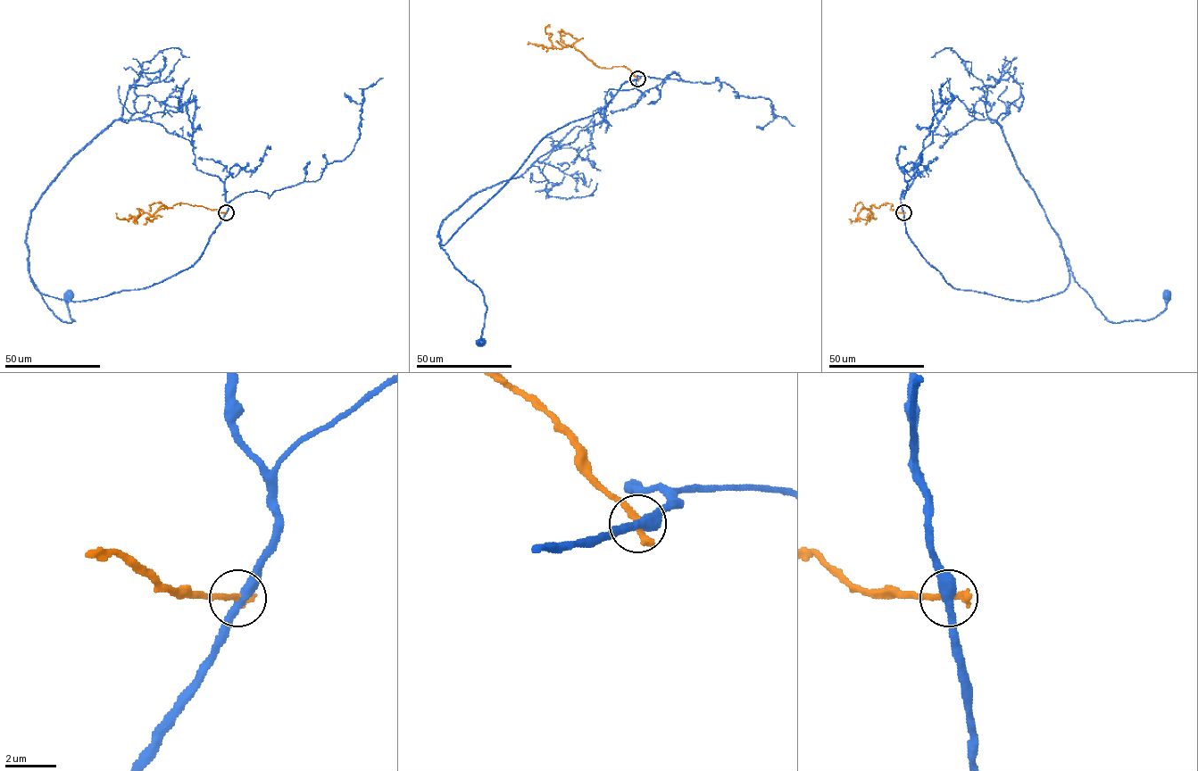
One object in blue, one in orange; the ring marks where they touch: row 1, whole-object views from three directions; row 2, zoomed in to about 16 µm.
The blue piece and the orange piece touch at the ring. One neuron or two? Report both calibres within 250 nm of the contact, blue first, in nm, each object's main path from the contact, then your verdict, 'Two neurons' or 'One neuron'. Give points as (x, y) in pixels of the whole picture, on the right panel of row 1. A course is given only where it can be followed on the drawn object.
Thickness 400 nm (blue) against 360 nm. Course of blue: (903, 212), (911, 243), (958, 289), (1042, 299), (1067, 286), (1066, 258), (1112, 323), (1152, 319), (1168, 294). Course of orange: (903, 212), (884, 203), (871, 206), (871, 215), (863, 209), (855, 220), (848, 219). Two neurons

